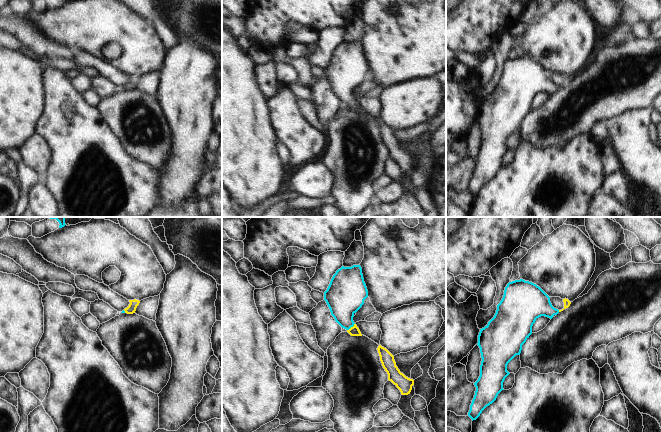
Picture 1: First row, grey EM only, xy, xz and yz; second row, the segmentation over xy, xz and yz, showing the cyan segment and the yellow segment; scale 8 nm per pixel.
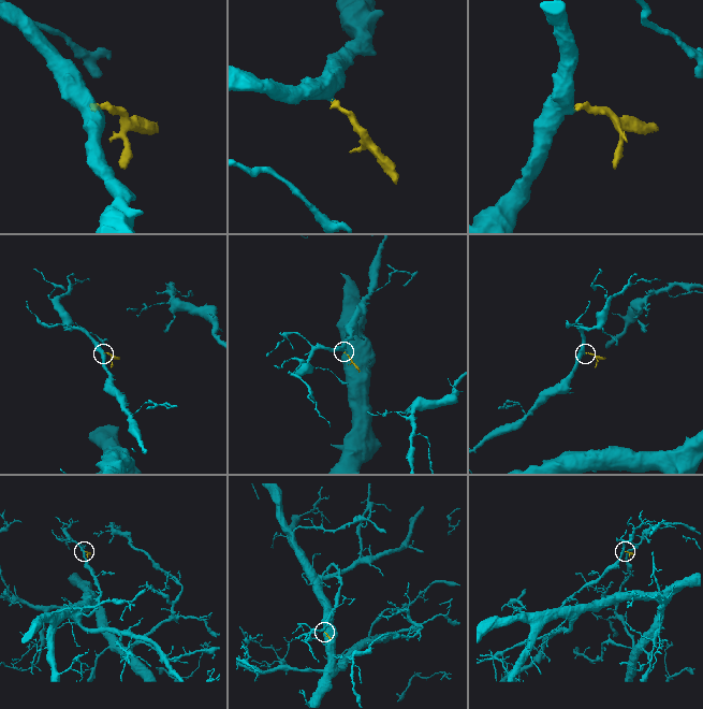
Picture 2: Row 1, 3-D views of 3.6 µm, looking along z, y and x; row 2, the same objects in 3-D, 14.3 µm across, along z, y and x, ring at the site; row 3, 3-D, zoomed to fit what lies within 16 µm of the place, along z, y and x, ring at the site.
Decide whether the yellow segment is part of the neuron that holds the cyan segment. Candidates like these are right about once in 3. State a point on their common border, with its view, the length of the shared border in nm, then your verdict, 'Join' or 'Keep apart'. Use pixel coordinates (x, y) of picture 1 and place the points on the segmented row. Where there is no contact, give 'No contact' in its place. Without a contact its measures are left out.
Touches cyan at xz (351, 326). Shared border 90 nm. Join

